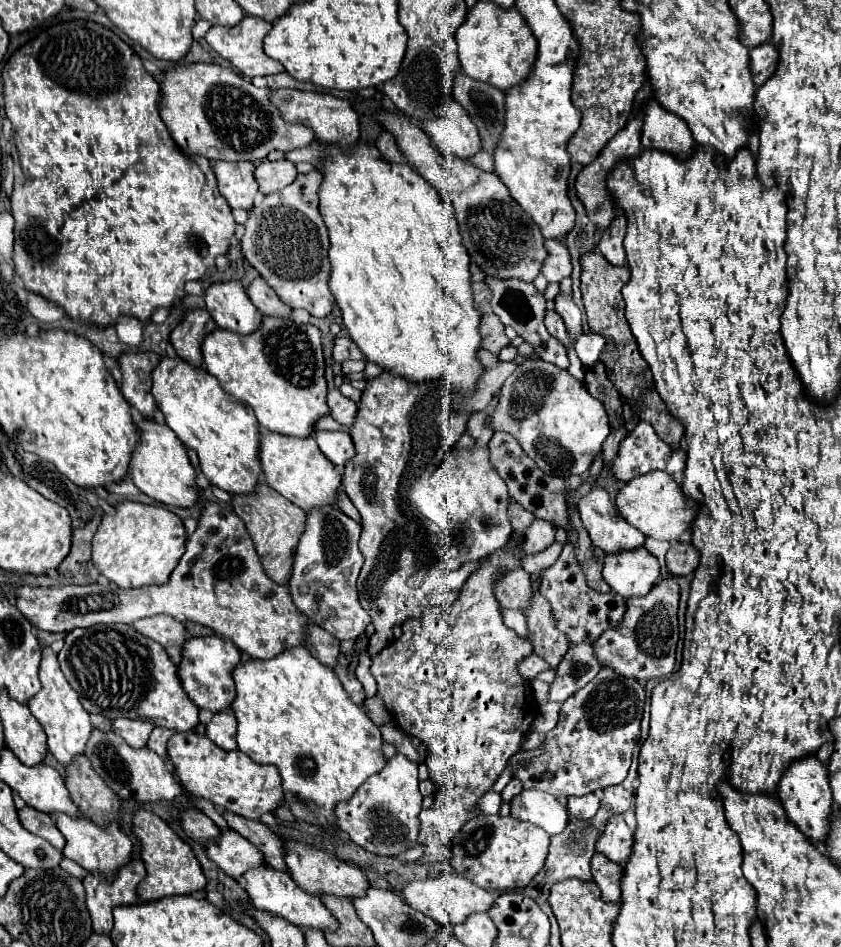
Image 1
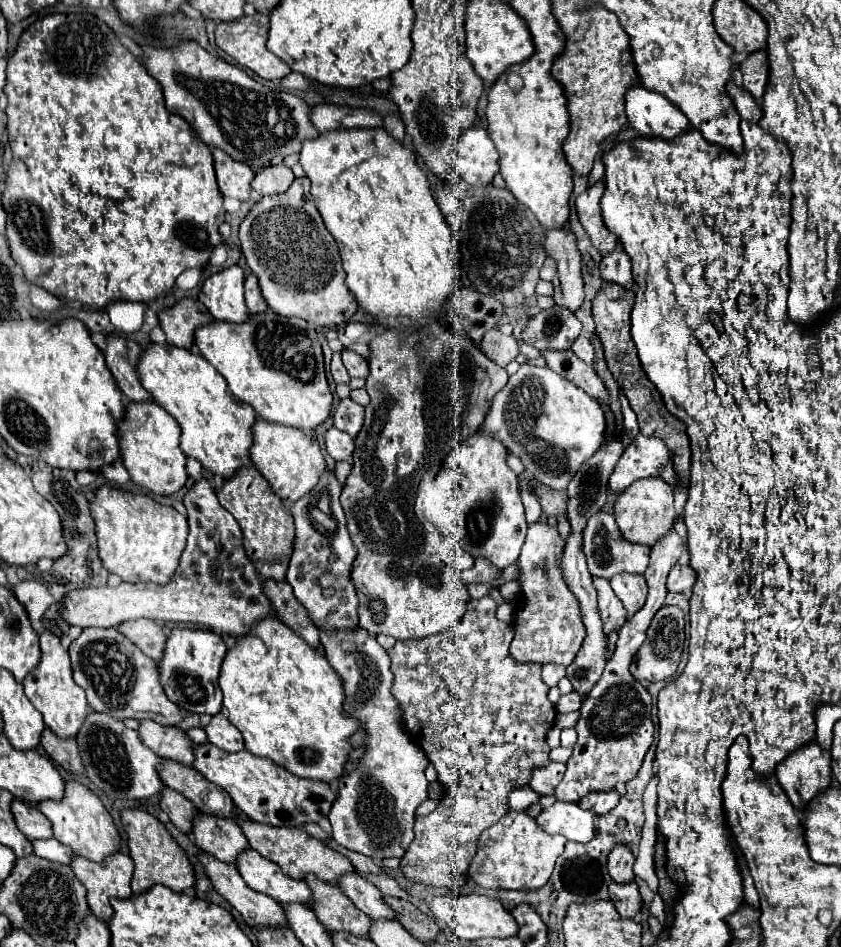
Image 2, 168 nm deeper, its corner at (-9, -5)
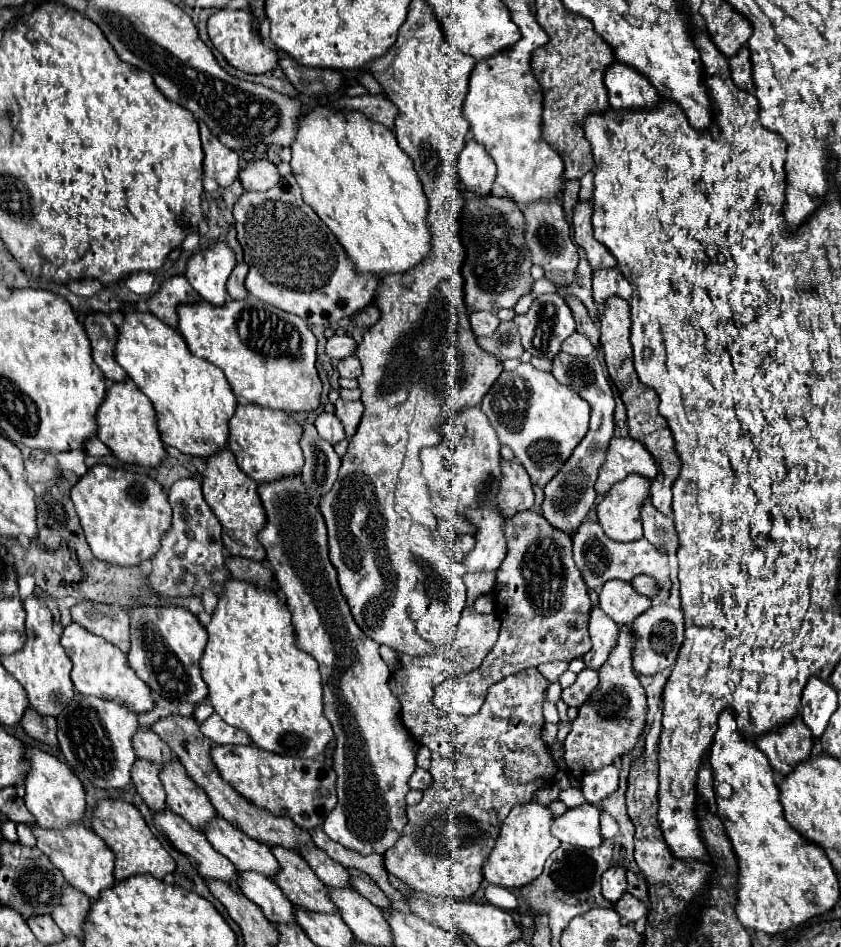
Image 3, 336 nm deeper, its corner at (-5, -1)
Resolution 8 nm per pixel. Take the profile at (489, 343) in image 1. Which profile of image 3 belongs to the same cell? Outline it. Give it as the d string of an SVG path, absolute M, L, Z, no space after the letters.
M503 321L499 323L497 331L491 337L477 337L477 343L493 353L499 361L505 359L519 359L523 355L523 347L521 347L521 339L519 339L519 331L515 327L513 321Z

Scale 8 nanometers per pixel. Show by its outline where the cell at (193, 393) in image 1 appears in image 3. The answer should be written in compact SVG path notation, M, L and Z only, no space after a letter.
M127 305L123 323L117 327L115 359L153 403L157 429L165 445L195 457L209 457L225 449L229 437L227 423L235 413L237 399L223 371L195 357L177 329L165 325L149 311L141 313L137 307Z

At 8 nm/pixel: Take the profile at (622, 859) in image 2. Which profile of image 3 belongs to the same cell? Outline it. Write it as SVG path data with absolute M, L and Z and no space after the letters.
M611 867L603 873L601 877L601 895L609 901L615 903L615 899L619 899L623 893L627 891L627 877L625 877L625 869L623 867Z

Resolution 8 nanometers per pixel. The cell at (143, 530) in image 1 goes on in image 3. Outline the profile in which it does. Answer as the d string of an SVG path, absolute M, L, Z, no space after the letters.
M93 465L73 485L71 501L93 555L113 565L141 565L151 559L159 549L161 535L171 525L171 505L161 485L147 475L127 469Z

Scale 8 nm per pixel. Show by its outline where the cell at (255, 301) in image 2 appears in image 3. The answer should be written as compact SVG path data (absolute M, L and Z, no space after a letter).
M241 261L241 263L235 265L231 277L227 279L227 295L229 295L229 299L245 299L247 297L247 289L243 285L243 281L247 277L247 271L249 271L247 263Z

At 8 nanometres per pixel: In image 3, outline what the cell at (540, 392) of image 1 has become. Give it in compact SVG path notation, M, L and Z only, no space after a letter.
M531 363L503 371L483 397L481 411L497 431L501 445L507 445L515 453L517 461L539 487L545 487L557 475L589 429L589 403L561 385L551 373L539 371Z

